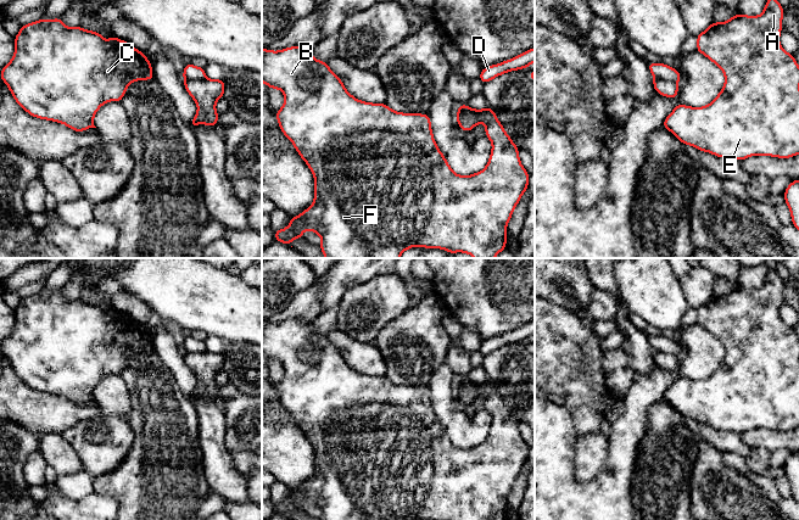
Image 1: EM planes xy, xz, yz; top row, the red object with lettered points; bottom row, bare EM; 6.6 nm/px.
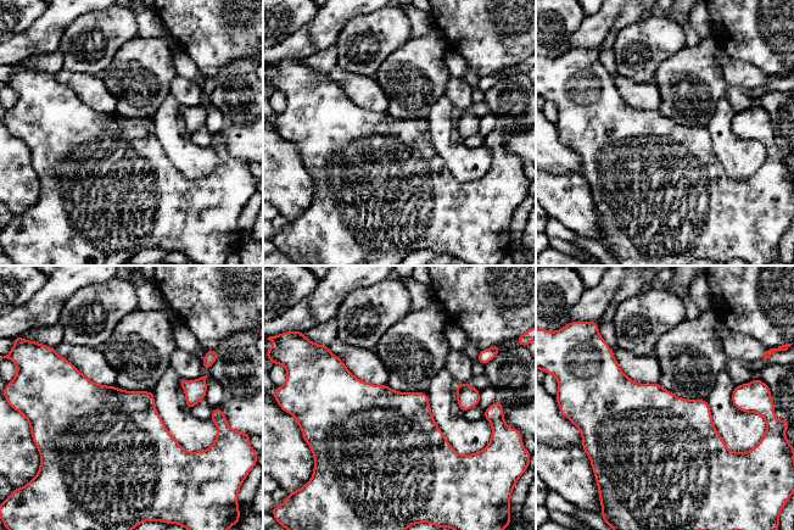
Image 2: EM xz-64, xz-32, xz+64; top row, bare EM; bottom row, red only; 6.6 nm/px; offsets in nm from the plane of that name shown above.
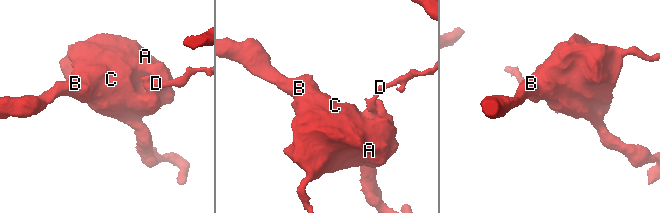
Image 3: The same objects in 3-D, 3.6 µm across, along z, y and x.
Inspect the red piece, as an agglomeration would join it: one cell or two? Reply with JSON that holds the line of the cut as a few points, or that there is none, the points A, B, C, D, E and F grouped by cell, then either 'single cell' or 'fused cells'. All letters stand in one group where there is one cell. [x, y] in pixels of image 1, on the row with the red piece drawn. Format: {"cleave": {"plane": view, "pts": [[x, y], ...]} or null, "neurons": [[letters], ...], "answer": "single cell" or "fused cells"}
{"cleave": {"plane": "yz", "pts": [[654, 77], [676, 83]]}, "neurons": [["A", "B", "C", "E", "F"], ["D"]], "answer": "fused cells"}

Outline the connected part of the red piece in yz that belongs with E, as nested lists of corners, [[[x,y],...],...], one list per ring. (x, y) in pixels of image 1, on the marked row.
[[[767,0],[759,16],[738,13],[726,22],[713,22],[697,35],[697,51],[714,62],[725,74],[725,84],[706,106],[677,105],[663,125],[682,144],[709,152],[716,157],[743,161],[750,156],[789,158],[799,155],[799,66],[794,55],[780,44],[783,7],[778,0]]]

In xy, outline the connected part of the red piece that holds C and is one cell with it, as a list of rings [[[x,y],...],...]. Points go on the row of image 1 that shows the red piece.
[[[62,18],[39,19],[21,26],[15,37],[15,54],[1,69],[0,78],[7,85],[16,102],[30,116],[40,119],[63,123],[74,132],[84,132],[94,125],[94,116],[108,101],[121,104],[132,82],[155,79],[151,62],[128,41],[116,38],[105,40],[101,33],[86,30],[82,27],[68,28]]]

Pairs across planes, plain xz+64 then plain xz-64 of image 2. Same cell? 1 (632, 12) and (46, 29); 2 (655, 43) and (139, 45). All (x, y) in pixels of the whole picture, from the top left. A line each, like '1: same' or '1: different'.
1: same
2: different

